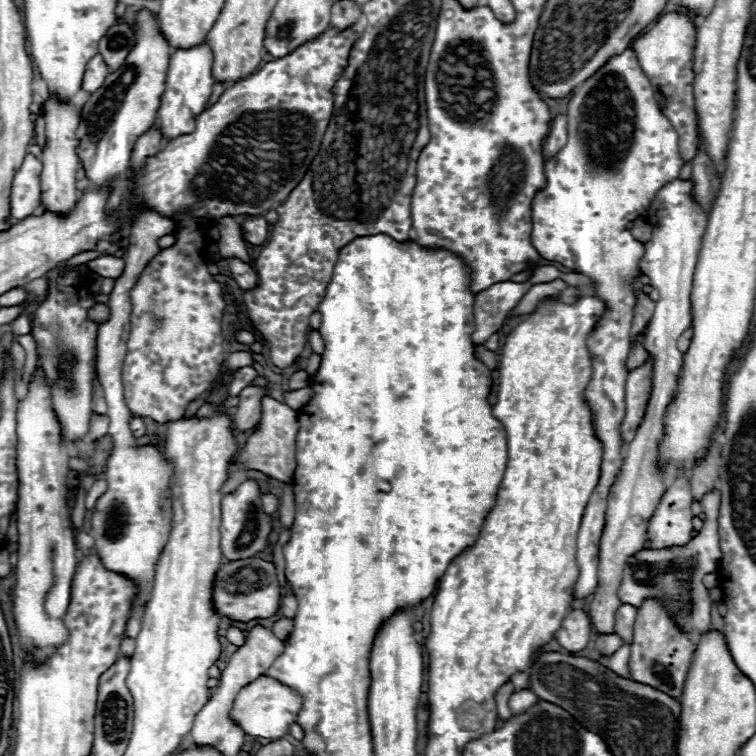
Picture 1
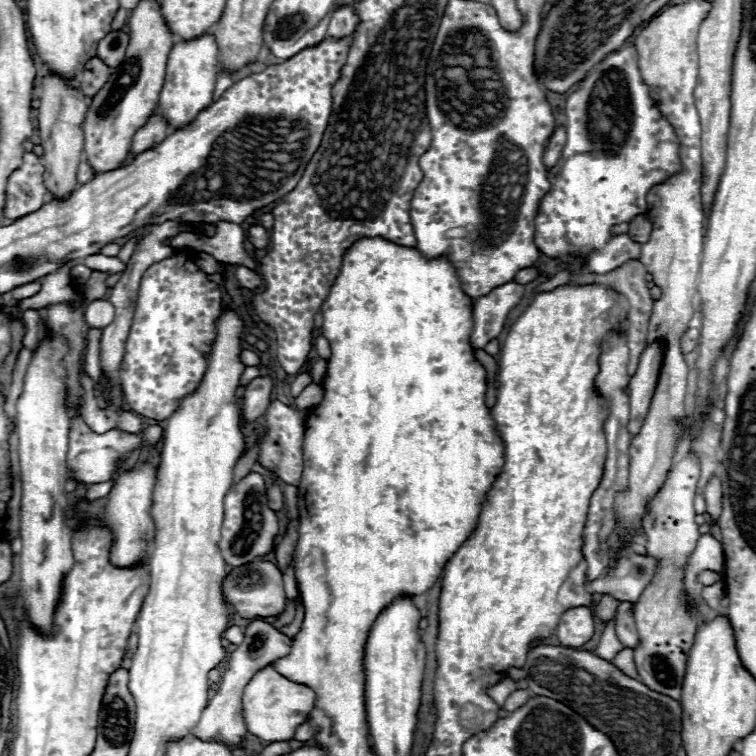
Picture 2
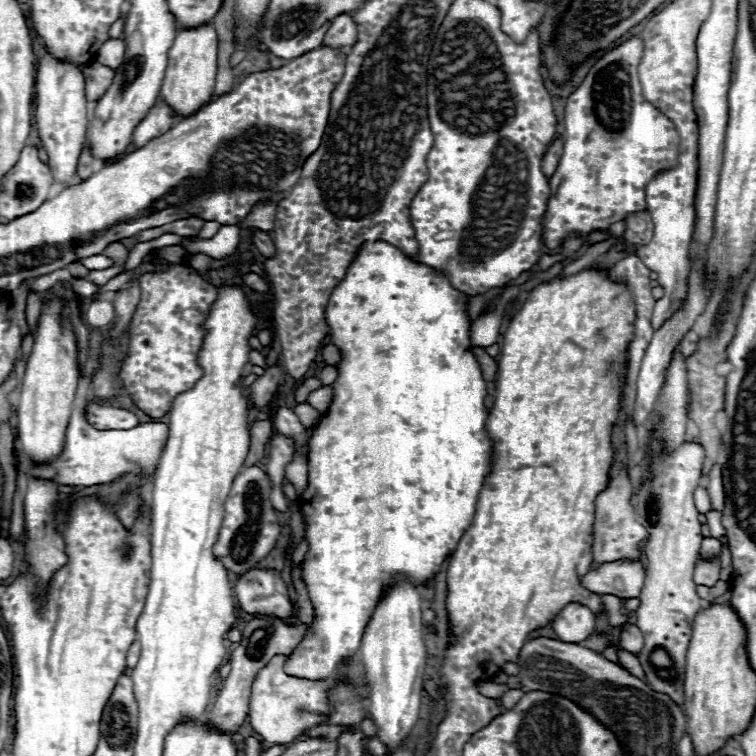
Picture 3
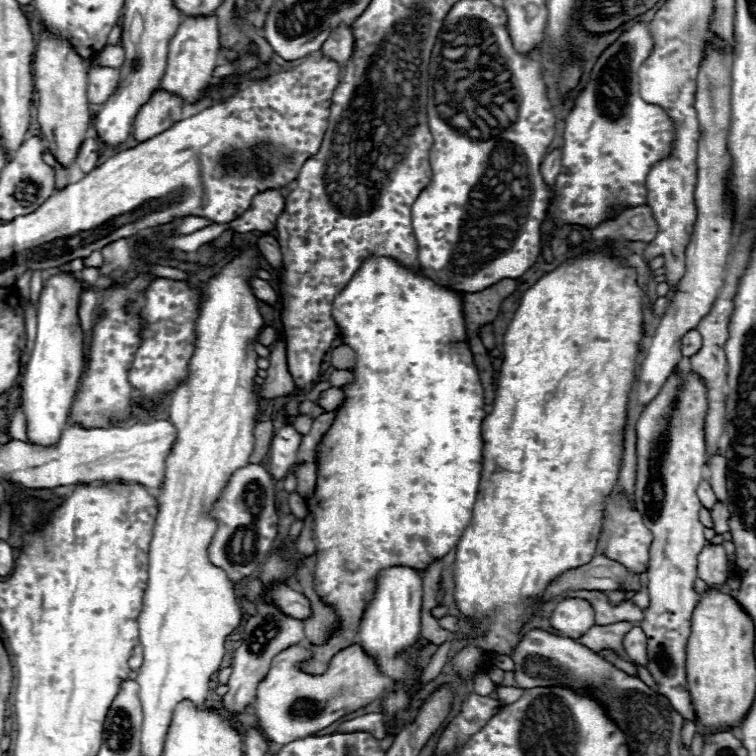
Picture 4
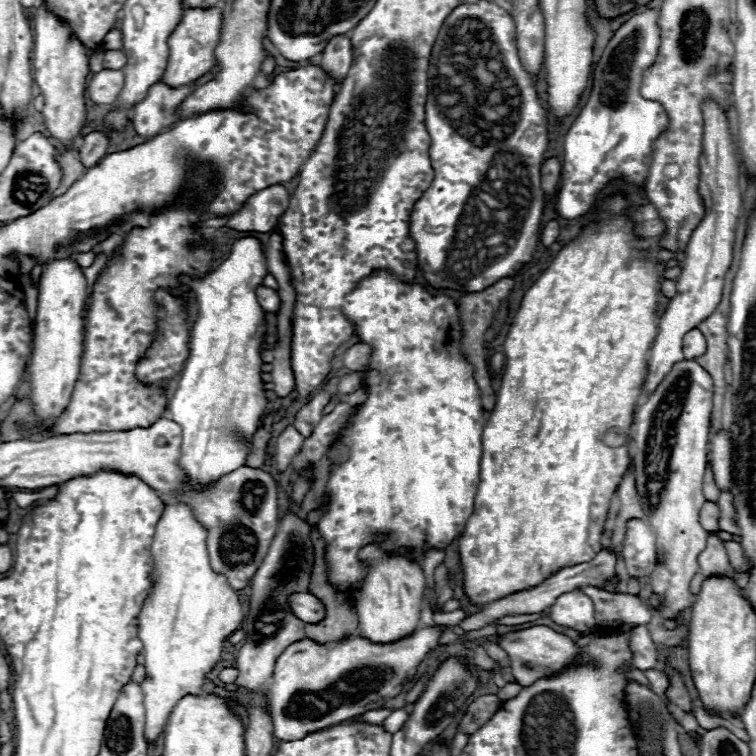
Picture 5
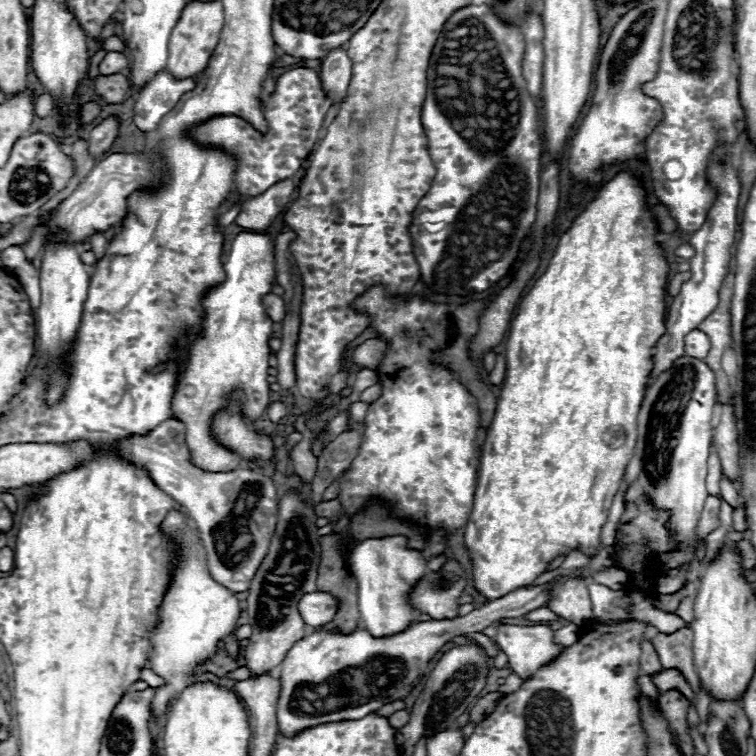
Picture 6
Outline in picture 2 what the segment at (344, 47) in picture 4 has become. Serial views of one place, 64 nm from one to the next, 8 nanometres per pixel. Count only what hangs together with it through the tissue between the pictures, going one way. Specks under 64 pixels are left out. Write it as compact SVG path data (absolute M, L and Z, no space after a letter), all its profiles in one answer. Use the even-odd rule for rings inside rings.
M342 6L332 14L332 20L330 20L330 26L328 26L326 34L336 38L336 40L338 38L350 38L356 24L358 24L356 12L350 6Z

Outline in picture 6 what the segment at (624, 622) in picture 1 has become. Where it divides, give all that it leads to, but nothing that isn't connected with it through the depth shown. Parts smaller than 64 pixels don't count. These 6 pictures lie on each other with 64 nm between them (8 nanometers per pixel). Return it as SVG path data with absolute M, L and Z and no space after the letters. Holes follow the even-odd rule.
M642 642L642 656L640 656L640 674L644 676L656 676L658 672L662 672L662 664L660 658L654 650L654 646L650 642Z

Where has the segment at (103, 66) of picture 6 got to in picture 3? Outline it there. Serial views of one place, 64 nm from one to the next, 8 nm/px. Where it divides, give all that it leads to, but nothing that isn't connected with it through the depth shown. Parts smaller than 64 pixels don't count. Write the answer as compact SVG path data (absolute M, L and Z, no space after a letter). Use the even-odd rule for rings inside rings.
M110 38L100 46L96 60L108 68L118 68L124 60L124 48L126 48L126 44L122 38L116 38L116 40Z

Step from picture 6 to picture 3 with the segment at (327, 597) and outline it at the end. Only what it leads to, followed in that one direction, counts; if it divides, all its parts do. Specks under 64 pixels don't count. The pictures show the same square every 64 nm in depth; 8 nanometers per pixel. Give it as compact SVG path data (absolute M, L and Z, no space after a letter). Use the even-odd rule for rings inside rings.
M248 570L234 584L236 600L246 612L274 614L278 618L290 618L298 614L298 608L288 596L288 588L276 570Z

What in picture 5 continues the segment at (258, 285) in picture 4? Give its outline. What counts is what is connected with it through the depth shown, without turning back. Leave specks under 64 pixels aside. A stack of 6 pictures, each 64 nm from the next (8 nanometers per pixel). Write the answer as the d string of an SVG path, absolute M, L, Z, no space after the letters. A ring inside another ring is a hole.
M258 286L256 296L258 296L260 306L262 306L266 312L274 312L274 314L278 312L278 308L280 308L280 298L278 298L278 292L276 292L276 290L266 288L266 286Z

